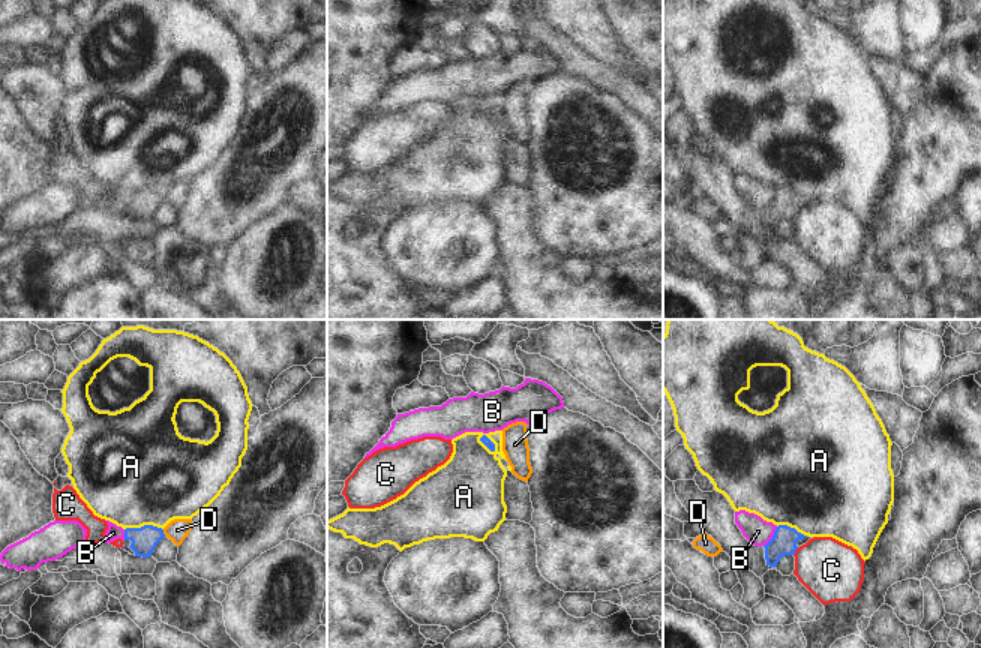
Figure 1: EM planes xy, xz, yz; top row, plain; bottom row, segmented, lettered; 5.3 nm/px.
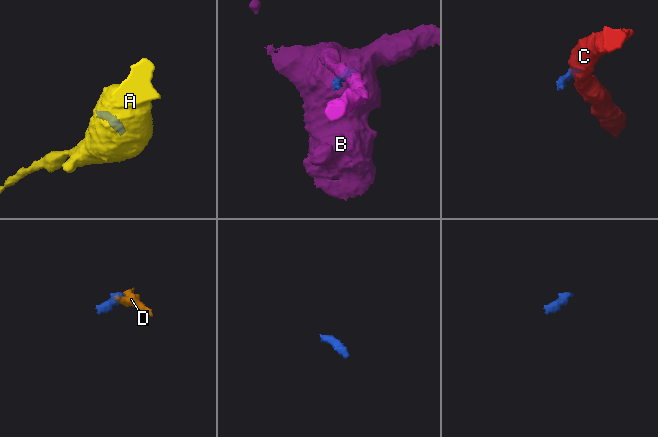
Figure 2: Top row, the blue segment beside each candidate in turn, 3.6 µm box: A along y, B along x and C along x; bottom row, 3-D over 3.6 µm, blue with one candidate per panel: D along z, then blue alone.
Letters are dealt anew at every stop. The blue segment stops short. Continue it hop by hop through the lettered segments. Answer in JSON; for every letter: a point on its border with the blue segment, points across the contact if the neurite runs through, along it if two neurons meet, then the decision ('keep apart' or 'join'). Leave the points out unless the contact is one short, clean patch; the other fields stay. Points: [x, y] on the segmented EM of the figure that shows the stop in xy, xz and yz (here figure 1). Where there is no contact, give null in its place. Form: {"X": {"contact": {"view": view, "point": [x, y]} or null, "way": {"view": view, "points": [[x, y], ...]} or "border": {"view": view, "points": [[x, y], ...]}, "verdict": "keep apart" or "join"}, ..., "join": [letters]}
{"A": {"contact": {"view": "xy", "point": [144, 525]}, "border": {"view": "xy", "points": [[162, 528], [141, 525], [125, 530]]}, "verdict": "keep apart"}, "B": {"contact": {"view": "yz", "point": [773, 537]}, "border": {"view": "yz", "points": [[777, 527], [773, 537], [764, 546]]}, "verdict": "keep apart"}, "C": {"contact": {"view": "yz", "point": [794, 552]}, "border": {"view": "yz", "points": [[798, 548], [794, 555]]}, "verdict": "keep apart"}, "D": {"contact": {"view": "xy", "point": [162, 533]}, "border": {"view": "xy", "points": [[162, 530], [165, 536]]}, "verdict": "keep apart"}, "join": []}

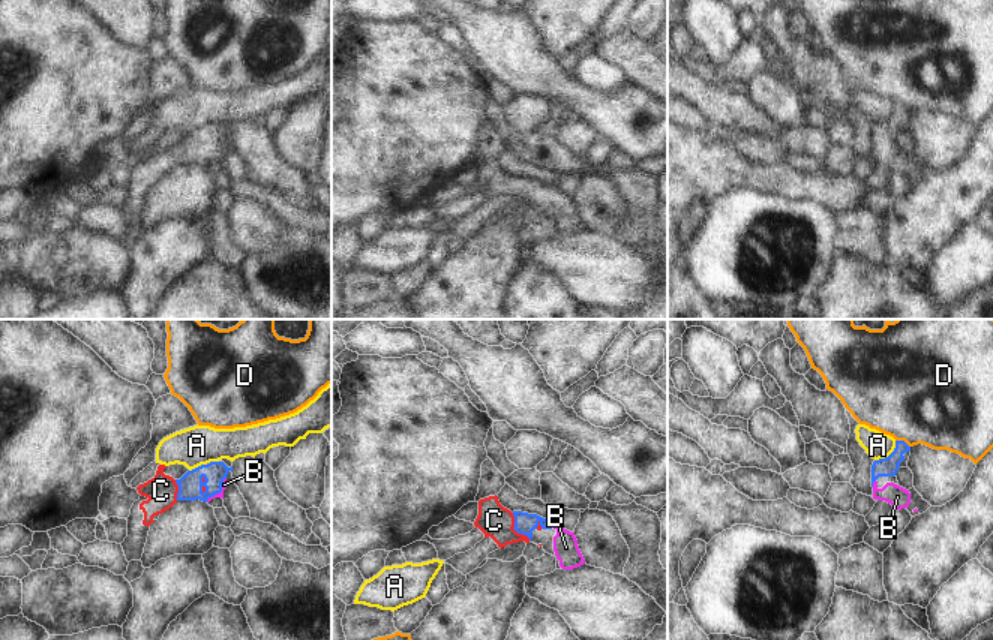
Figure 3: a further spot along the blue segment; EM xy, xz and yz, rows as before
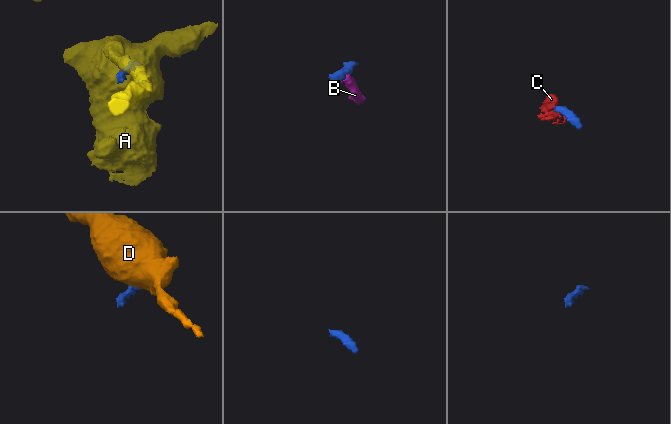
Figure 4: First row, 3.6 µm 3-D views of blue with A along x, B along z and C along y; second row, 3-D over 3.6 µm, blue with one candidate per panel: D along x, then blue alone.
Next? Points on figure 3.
{"A": {"contact": {"view": "xy", "point": [203, 465]}, "border": {"view": "xy", "points": [[218, 460], [201, 463], [189, 471]]}, "verdict": "keep apart"}, "B": {"contact": {"view": "xy", "point": [219, 492]}, "way": {"view": "xy", "points": [[191, 484], [210, 484], [219, 492], [224, 484]]}, "verdict": "join"}, "C": {"contact": {"view": "xz", "point": [515, 529]}, "way": {"view": "xz", "points": [[525, 523], [515, 529], [504, 528], [494, 520]]}, "verdict": "join"}, "D": {"contact": {"view": "yz", "point": [903, 441]}, "border": {"view": "yz", "points": [[896, 439], [902, 439], [909, 447]]}, "verdict": "keep apart"}, "join": ["B", "C"]}

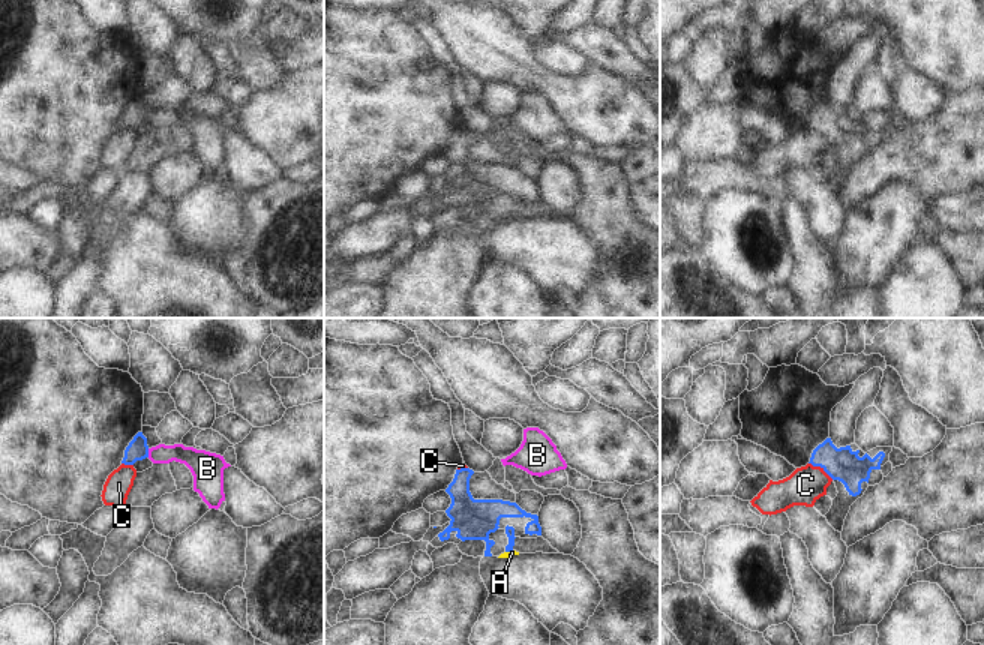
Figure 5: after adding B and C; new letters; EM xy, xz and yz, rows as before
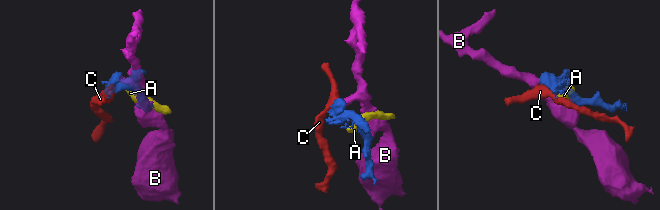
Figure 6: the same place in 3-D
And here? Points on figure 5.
{"A": {"contact": {"view": "xz", "point": [509, 551]}, "border": {"view": "xz", "points": [[512, 549], [506, 552]]}, "verdict": "keep apart"}, "B": {"contact": {"view": "xy", "point": [147, 453]}, "border": {"view": "xy", "points": [[147, 449], [149, 456]]}, "verdict": "keep apart"}, "C": {"contact": {"view": "yz", "point": [821, 467]}, "border": {"view": "yz", "points": [[809, 462], [821, 467], [833, 479]]}, "verdict": "keep apart"}, "join": []}

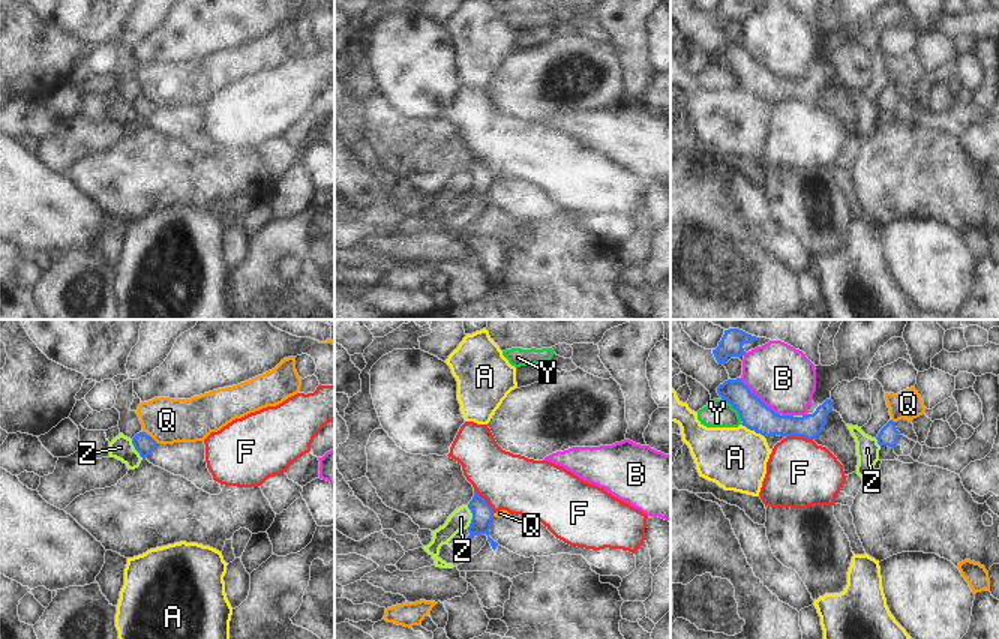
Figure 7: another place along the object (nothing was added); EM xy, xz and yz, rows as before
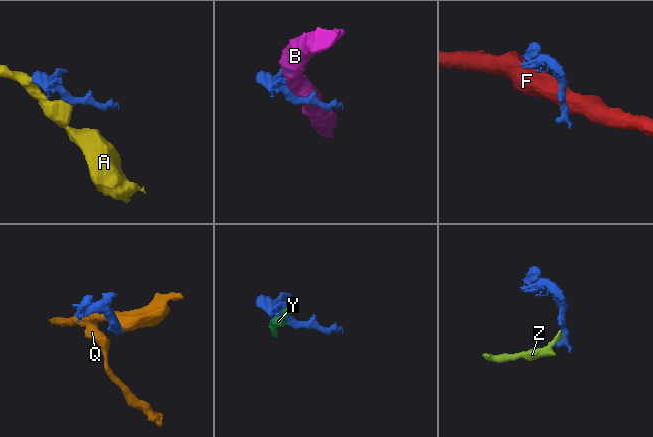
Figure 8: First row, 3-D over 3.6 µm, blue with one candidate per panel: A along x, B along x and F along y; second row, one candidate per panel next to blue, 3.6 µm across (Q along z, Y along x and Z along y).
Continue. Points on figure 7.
{"A": {"contact": {"view": "yz", "point": [752, 429]}, "border": {"view": "yz", "points": [[741, 423], [761, 435]]}, "verdict": "keep apart"}, "B": {"contact": {"view": "yz", "point": [758, 398]}, "verdict": "keep apart"}, "F": {"contact": {"view": "yz", "point": [800, 435]}, "verdict": "keep apart"}, "Q": {"contact": {"view": "xy", "point": [150, 437]}, "border": {"view": "xy", "points": [[144, 431], [158, 443]]}, "verdict": "keep apart"}, "Y": {"contact": {"view": "yz", "point": [734, 408]}, "border": {"view": "yz", "points": [[722, 398], [737, 411], [741, 420]]}, "verdict": "keep apart"}, "Z": {"contact": {"view": "xz", "point": [473, 518]}, "verdict": "join"}, "join": ["Z"]}

